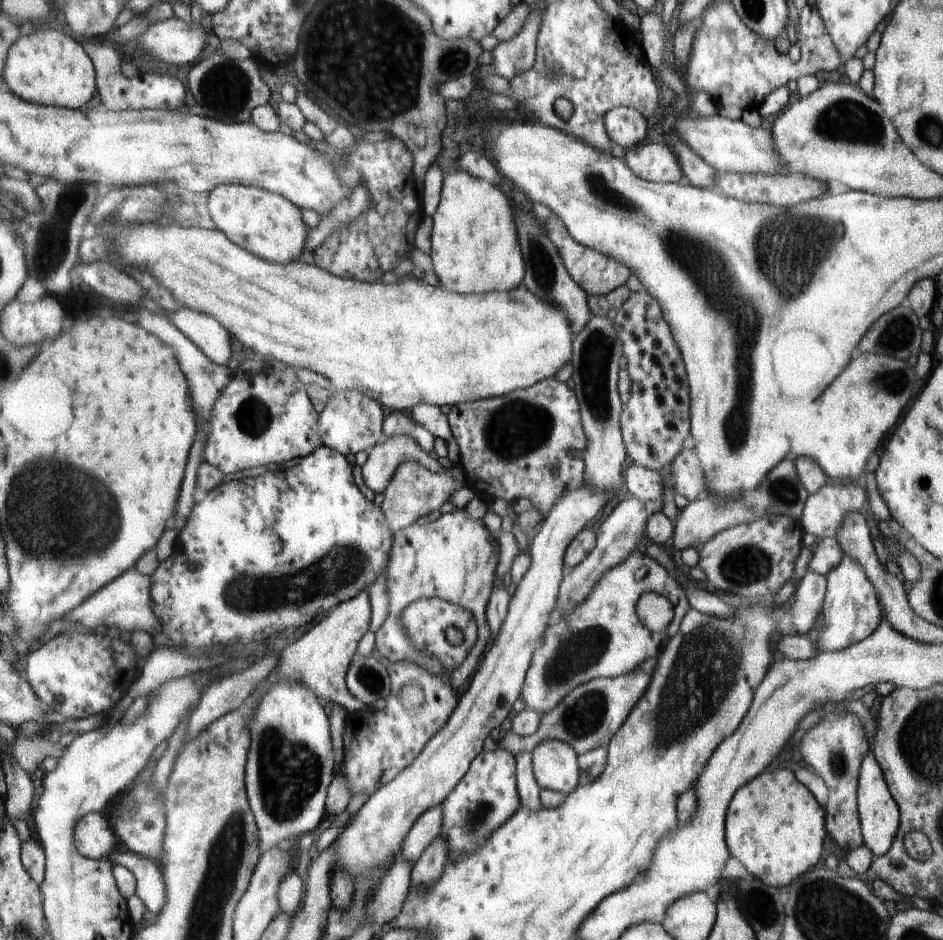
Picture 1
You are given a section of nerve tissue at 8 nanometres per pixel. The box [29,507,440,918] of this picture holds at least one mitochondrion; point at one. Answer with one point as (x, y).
(249, 593)

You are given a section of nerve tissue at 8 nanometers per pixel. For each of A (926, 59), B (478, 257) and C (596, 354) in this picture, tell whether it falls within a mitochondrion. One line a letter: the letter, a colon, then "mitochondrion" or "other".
A: other
B: other
C: mitochondrion

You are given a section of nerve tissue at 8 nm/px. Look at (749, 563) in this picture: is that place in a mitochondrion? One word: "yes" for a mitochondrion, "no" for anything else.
yes

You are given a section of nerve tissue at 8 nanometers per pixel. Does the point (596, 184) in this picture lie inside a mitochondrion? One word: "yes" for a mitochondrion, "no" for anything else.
yes

